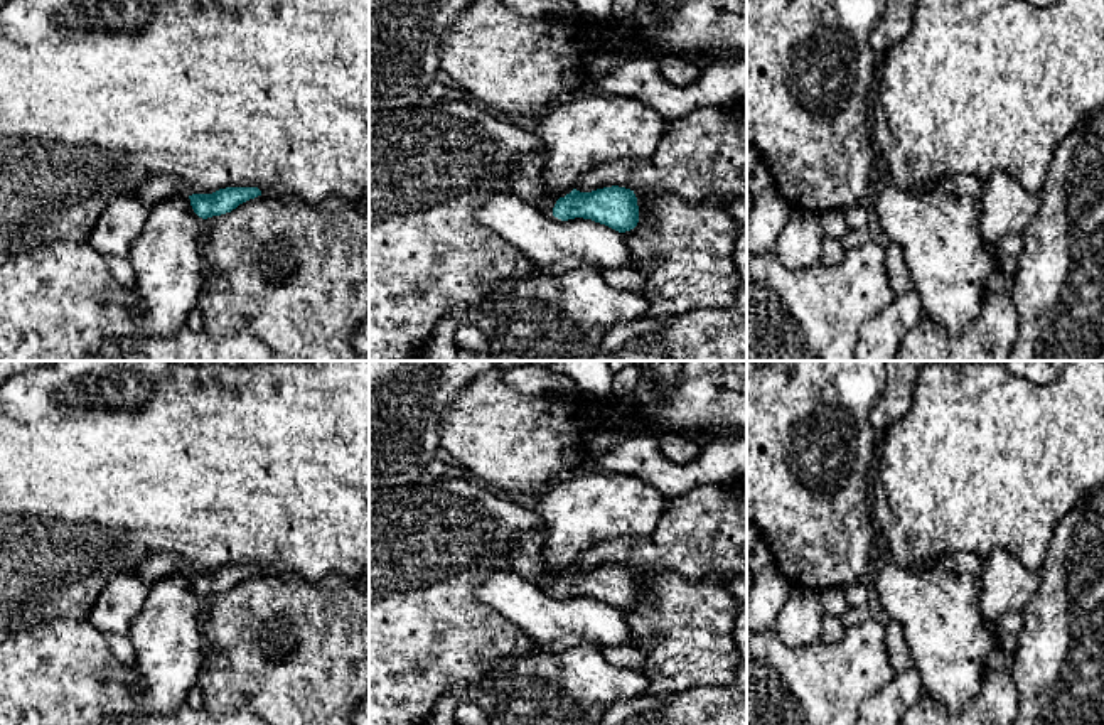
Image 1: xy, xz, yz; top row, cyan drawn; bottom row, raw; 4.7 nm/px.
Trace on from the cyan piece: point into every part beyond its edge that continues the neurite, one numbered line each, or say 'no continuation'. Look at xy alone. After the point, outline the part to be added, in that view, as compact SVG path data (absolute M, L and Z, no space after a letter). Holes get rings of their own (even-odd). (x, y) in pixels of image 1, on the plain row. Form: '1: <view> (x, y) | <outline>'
1: xy (157, 567) | M162 553L147 558L138 565L137 573L152 587L157 580L170 573L192 573L192 565L179 555Z

